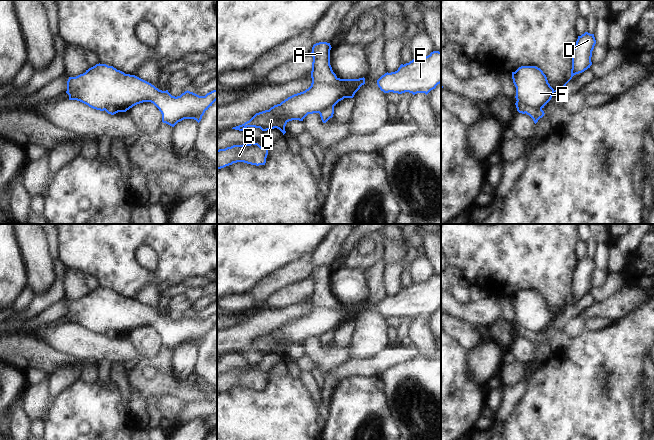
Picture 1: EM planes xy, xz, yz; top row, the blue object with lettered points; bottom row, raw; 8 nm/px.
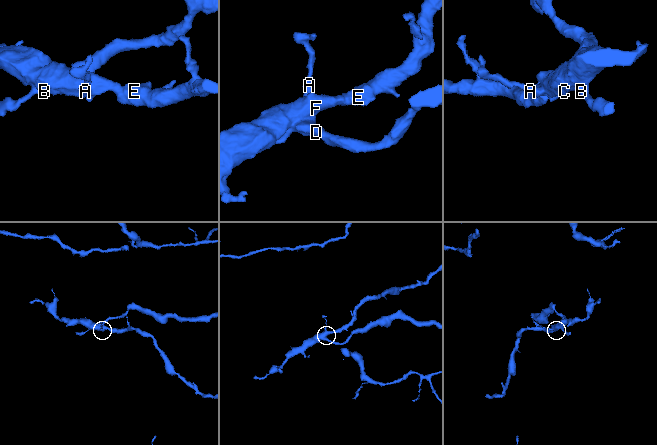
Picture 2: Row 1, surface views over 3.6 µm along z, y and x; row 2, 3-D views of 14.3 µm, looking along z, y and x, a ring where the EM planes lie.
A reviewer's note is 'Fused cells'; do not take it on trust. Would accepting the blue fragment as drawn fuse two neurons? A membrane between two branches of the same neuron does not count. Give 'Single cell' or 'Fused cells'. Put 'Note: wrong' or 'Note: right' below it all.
Fused cells.
Note: right

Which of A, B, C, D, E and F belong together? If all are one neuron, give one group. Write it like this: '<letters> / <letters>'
A B D / C E F

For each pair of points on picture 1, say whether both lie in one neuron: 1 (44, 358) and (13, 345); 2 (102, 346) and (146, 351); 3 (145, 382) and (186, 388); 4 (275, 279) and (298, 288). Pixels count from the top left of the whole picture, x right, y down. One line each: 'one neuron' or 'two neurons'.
1: one neuron
2: two neurons
3: one neuron
4: two neurons

